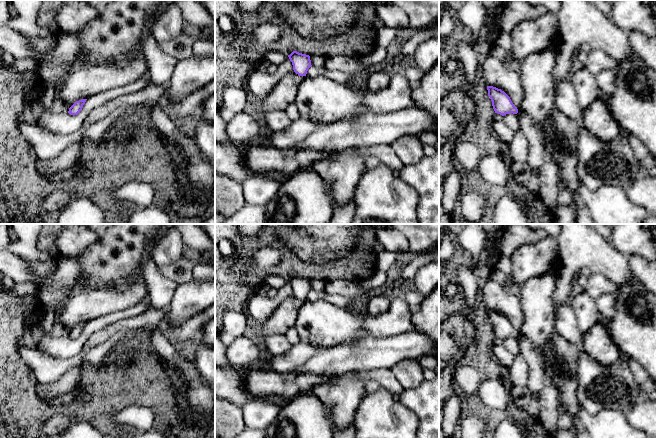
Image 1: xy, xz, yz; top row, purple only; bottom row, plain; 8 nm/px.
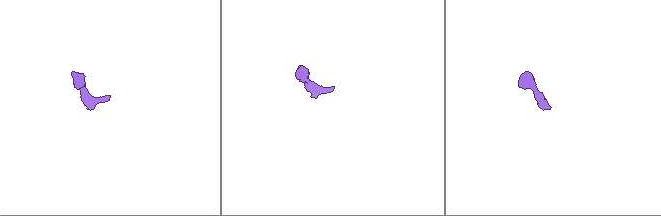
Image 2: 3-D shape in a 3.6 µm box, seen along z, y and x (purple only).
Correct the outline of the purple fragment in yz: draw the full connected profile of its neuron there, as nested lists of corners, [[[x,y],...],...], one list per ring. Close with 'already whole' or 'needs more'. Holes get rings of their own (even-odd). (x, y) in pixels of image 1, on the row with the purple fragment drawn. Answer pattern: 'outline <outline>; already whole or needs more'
outline [[[487,86],[487,90],[495,113],[502,116],[510,113],[517,115],[520,130],[523,132],[529,143],[527,164],[532,169],[542,168],[545,152],[539,126],[531,117],[520,113],[512,103],[510,97],[504,91],[493,86]]]; needs more

